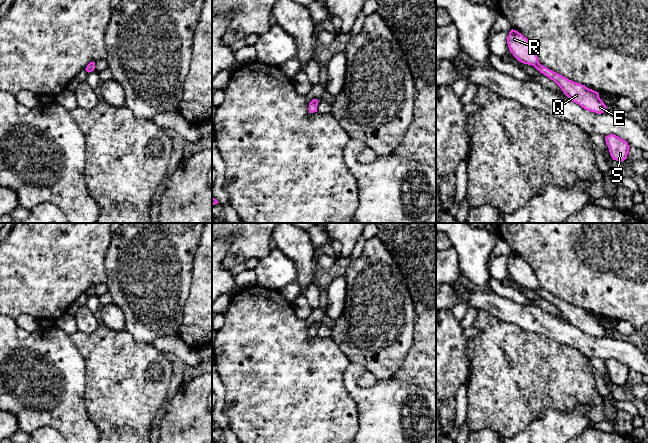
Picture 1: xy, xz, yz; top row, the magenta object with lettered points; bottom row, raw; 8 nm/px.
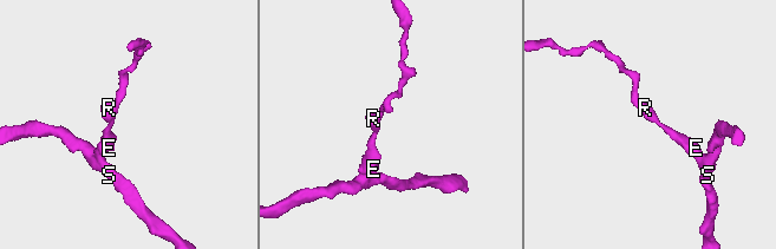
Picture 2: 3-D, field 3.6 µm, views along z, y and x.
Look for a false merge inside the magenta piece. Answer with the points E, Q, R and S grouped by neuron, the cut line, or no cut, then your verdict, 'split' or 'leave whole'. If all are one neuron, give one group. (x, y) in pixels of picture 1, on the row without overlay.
groups E Q R S; cut none; leave whole

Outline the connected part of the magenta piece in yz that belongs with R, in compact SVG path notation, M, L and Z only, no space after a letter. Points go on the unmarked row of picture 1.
M511 254L507 261L510 276L521 287L534 290L540 297L553 304L573 326L585 334L601 338L607 330L600 323L599 317L544 291L539 287L537 277L529 264L516 254Z

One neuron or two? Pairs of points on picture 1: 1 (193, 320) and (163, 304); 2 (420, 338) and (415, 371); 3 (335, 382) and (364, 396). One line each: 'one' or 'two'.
1: two
2: one
3: two

